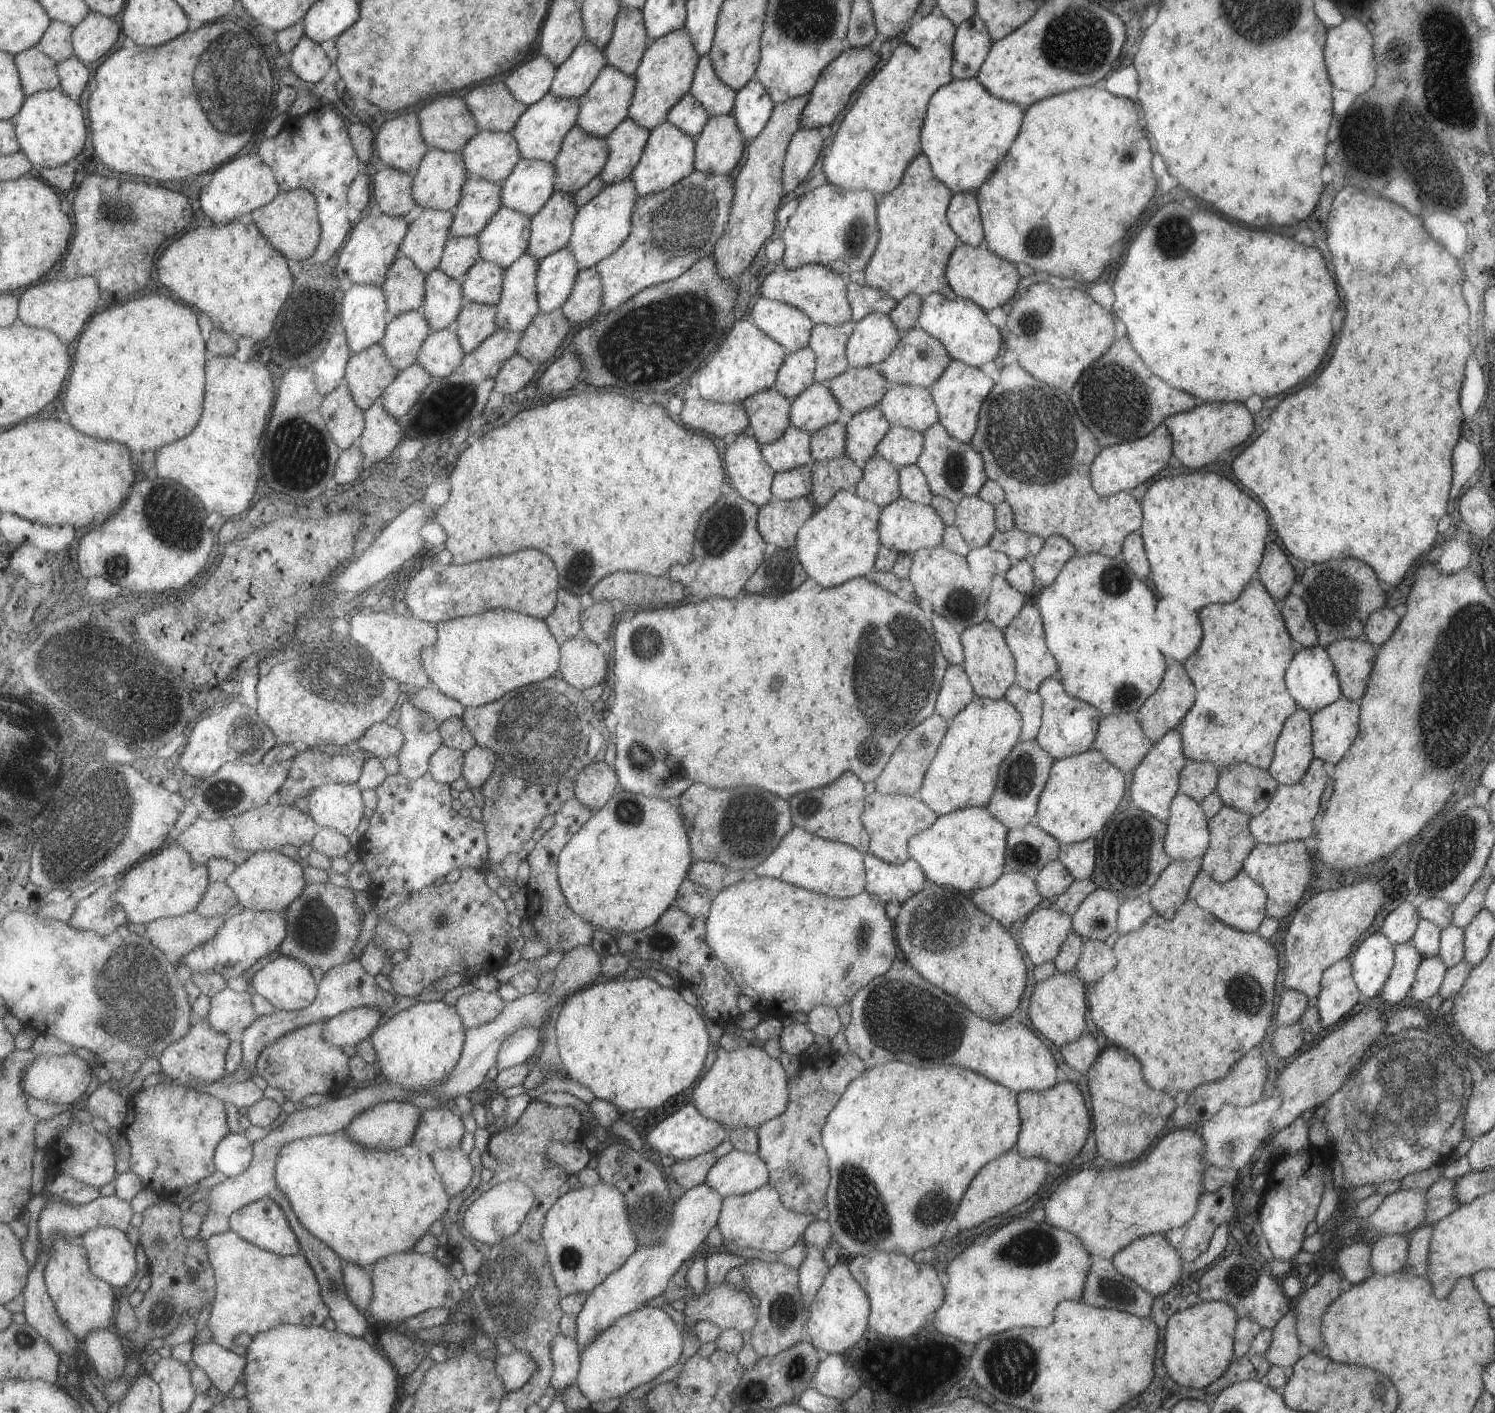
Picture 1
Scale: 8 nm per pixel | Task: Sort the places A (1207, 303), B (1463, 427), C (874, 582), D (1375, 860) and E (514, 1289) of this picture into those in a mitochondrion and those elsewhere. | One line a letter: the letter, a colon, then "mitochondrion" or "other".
A: other
B: other
C: other
D: other
E: mitochondrion

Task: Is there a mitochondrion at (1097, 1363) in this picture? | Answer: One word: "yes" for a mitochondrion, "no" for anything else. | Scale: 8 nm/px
no

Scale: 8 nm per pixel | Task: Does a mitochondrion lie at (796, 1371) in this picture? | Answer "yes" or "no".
yes

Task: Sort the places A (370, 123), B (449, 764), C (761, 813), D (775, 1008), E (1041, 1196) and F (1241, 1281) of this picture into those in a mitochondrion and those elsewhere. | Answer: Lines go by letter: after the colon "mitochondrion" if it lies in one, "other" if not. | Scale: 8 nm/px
A: other
B: other
C: mitochondrion
D: other
E: other
F: mitochondrion

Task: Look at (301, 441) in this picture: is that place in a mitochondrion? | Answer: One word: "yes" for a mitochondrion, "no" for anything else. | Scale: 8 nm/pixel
yes

